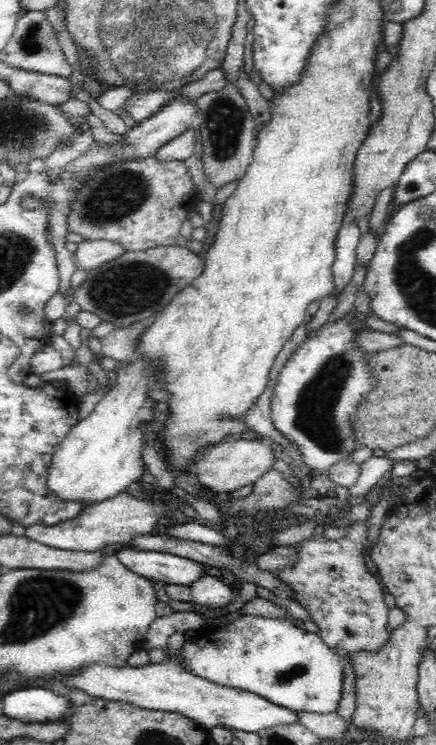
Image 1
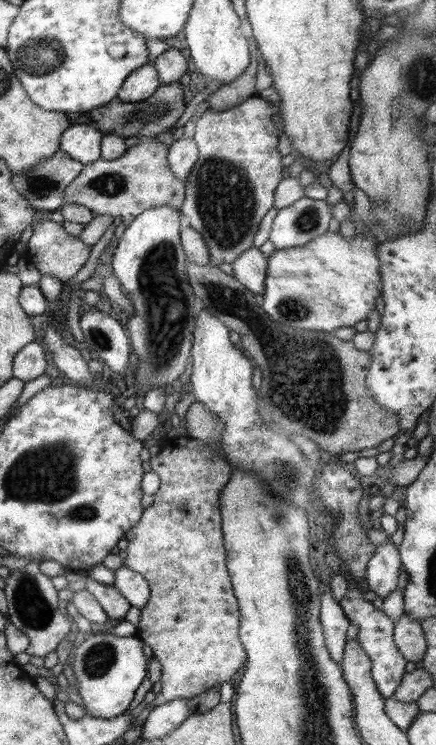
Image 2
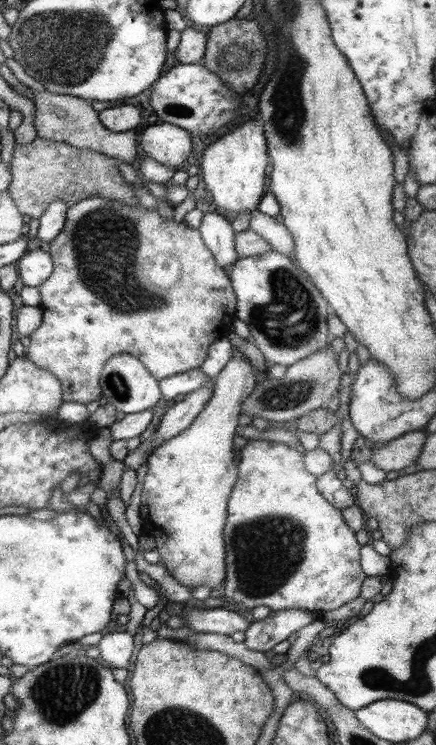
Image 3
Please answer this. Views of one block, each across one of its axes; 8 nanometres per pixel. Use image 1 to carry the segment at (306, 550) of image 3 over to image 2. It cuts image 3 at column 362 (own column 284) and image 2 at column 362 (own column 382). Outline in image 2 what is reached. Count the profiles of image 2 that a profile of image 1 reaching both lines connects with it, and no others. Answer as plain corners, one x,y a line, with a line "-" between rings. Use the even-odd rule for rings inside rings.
349,580
348,587
343,596
343,599
339,602
341,610
345,613
348,621
351,624
357,624
358,631
356,634
356,640
359,641
361,648
367,653
370,658
371,676
376,684
377,690
383,699
392,696
399,686
400,680
405,673
406,660
399,654
397,647
392,639
392,632
394,624
381,610
377,610
373,607
371,602
367,602
363,599
365,586
354,584

